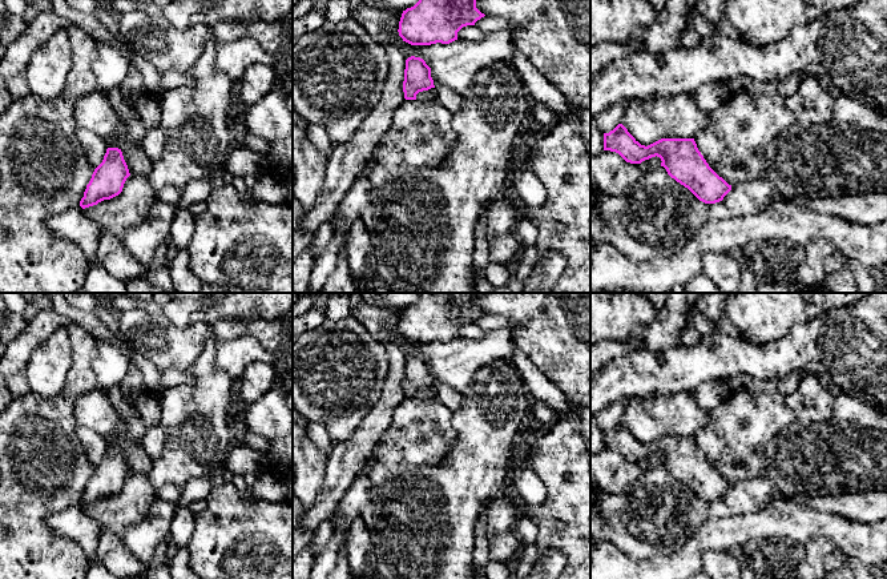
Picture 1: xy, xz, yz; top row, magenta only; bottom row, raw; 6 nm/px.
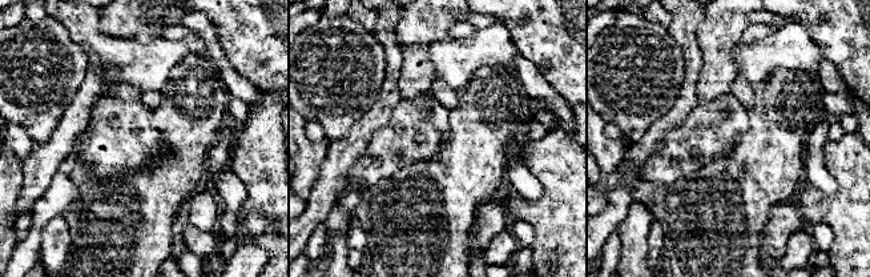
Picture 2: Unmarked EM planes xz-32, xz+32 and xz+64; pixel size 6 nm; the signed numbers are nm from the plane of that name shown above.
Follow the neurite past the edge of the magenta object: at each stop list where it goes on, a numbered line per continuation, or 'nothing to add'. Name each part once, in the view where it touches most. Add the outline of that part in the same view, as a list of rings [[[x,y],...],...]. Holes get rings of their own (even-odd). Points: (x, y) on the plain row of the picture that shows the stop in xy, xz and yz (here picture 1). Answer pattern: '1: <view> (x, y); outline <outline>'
nothing to add

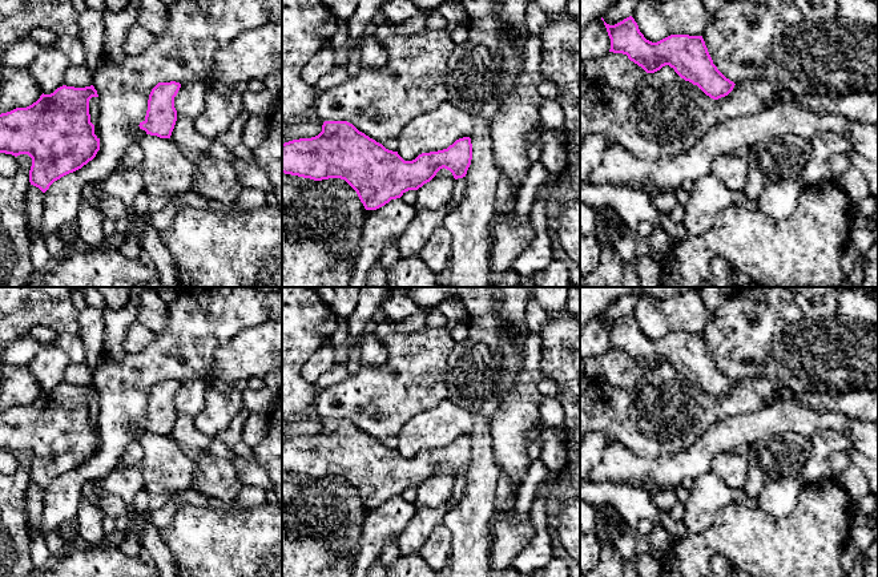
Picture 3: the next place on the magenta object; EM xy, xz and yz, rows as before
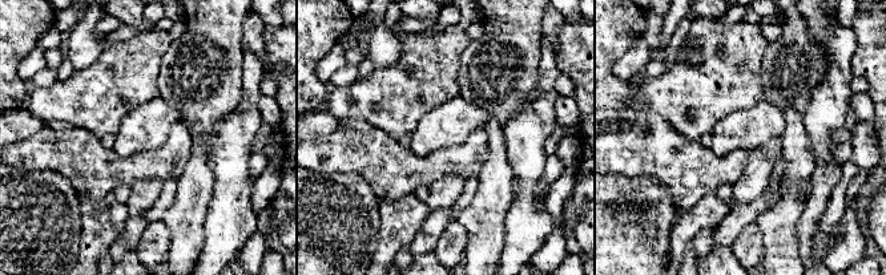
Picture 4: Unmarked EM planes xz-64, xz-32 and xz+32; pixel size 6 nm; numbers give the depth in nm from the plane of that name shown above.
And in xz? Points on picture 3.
nothing to add

